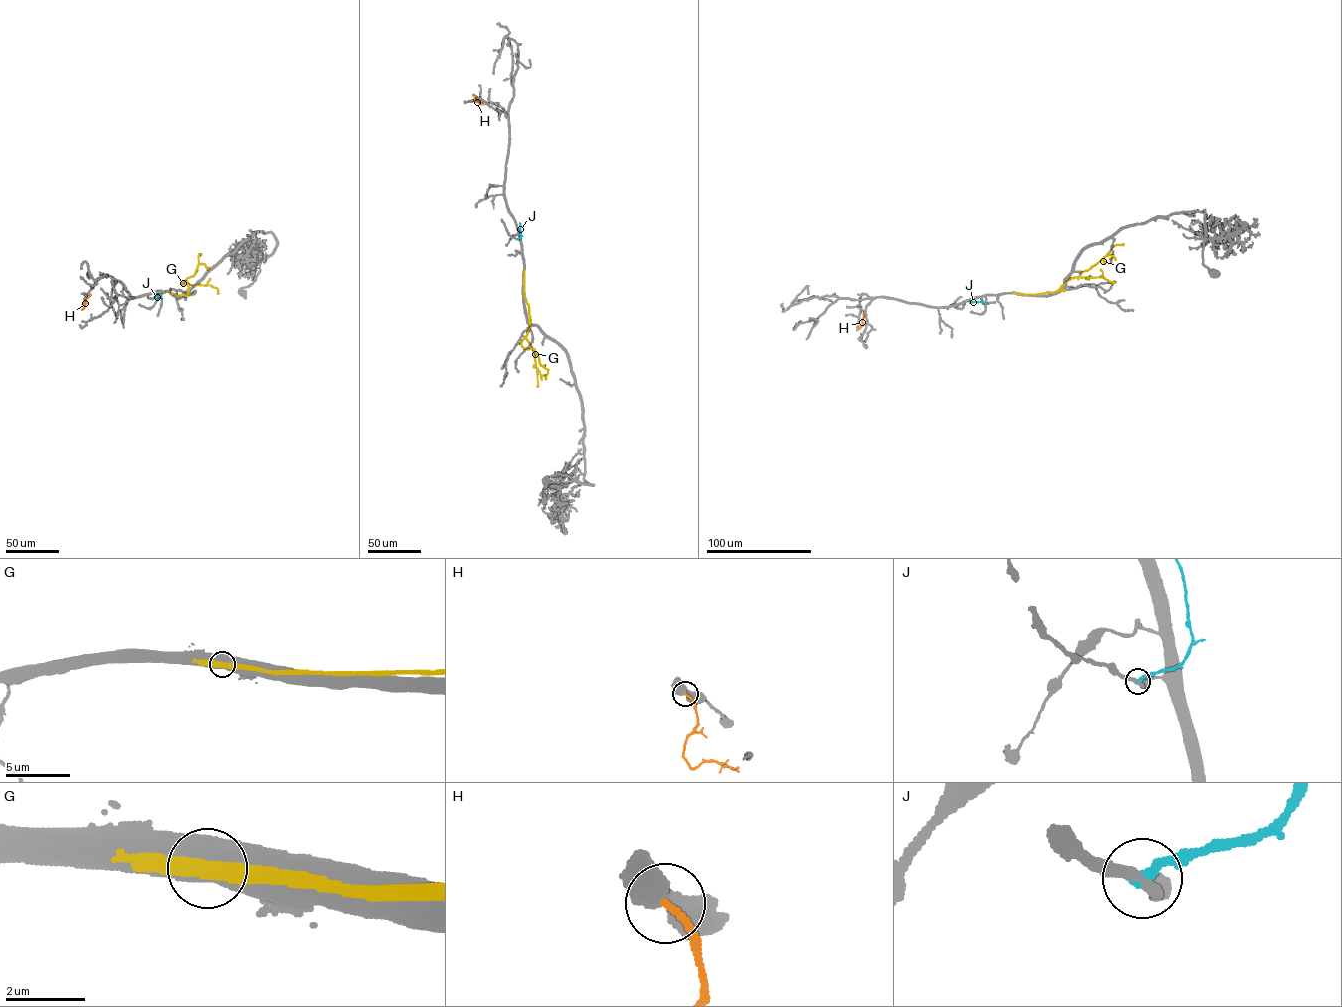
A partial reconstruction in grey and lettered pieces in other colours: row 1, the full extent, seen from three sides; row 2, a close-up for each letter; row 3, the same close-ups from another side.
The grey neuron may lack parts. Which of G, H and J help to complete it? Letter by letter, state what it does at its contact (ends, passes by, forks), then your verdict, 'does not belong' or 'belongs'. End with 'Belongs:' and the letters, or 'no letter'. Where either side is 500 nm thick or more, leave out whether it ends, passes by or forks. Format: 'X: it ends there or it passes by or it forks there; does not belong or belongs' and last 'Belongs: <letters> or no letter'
G: does not belong
H: does not belong
J: it ends there; does not belong
Belongs: no letter

